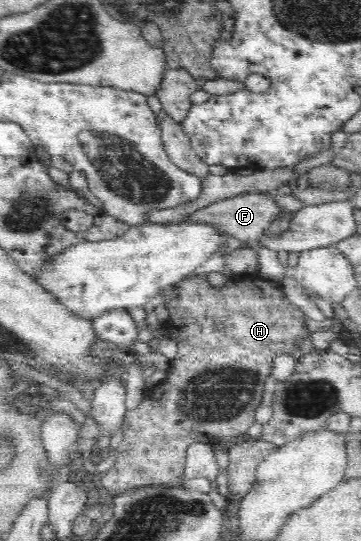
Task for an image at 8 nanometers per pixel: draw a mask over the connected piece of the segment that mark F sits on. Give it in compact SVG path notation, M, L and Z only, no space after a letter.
M241 193L231 198L225 198L225 200L219 200L219 202L213 202L205 208L199 208L195 210L193 214L187 214L183 218L185 221L195 221L197 223L209 223L219 231L223 231L223 234L227 236L234 236L243 242L249 244L249 246L258 249L259 238L267 232L267 228L271 226L273 220L277 220L283 212L287 210L283 207L279 207L273 199L273 193Z

